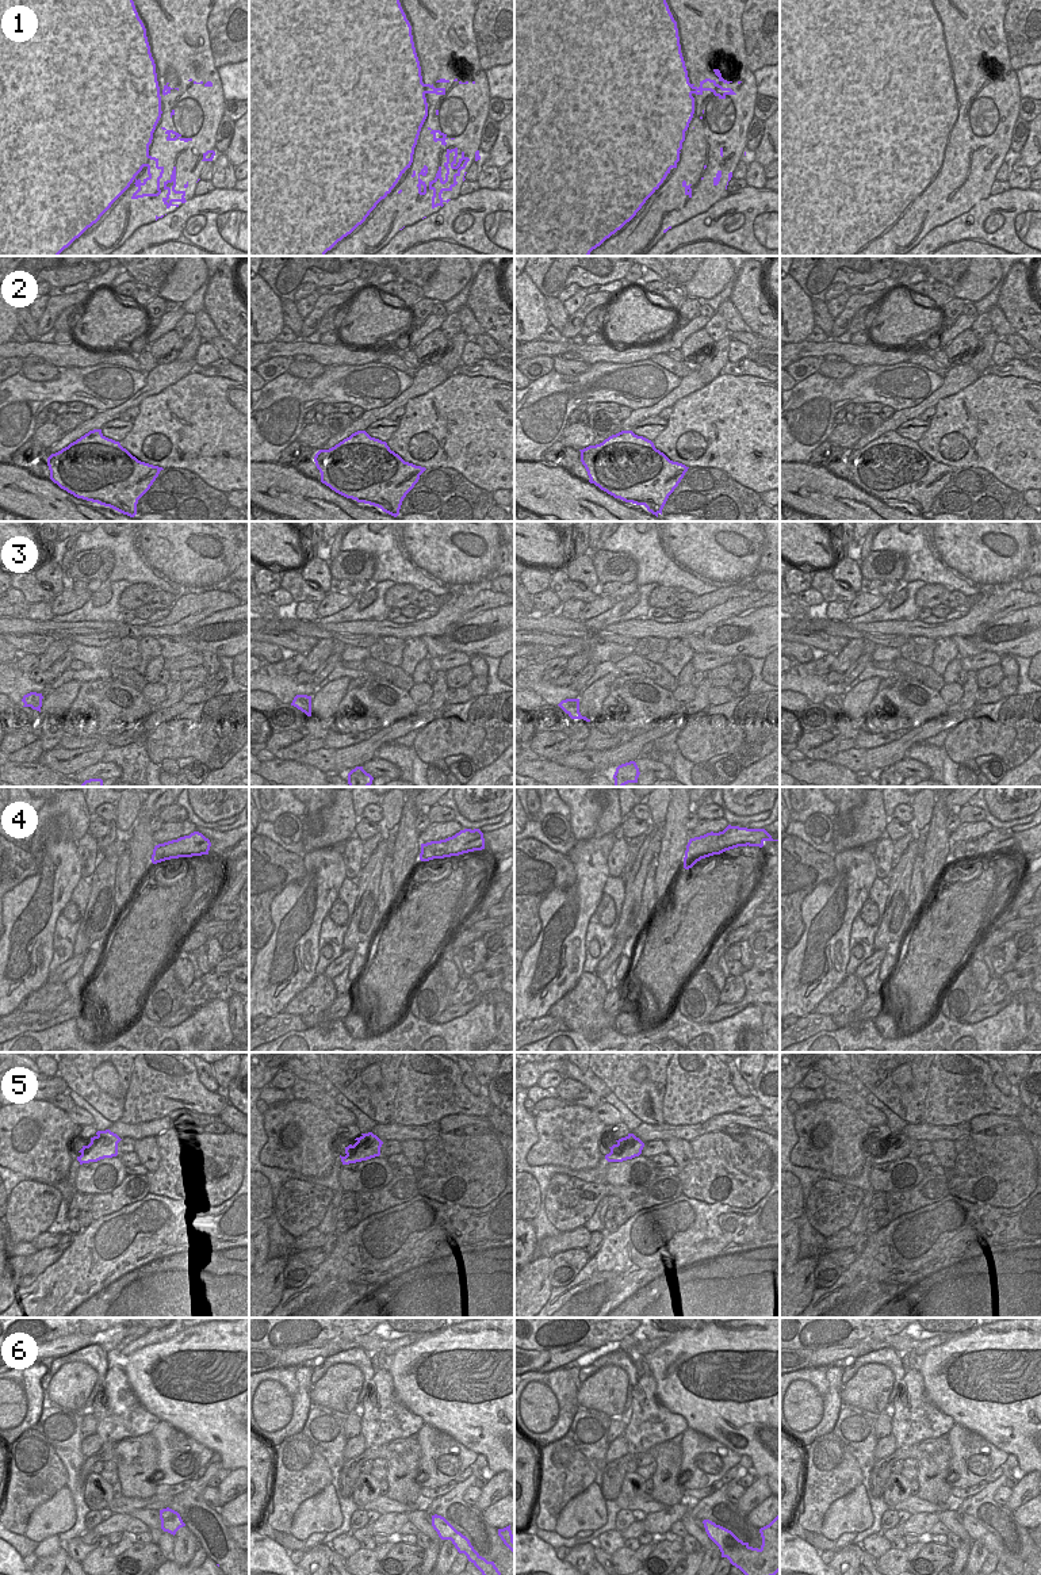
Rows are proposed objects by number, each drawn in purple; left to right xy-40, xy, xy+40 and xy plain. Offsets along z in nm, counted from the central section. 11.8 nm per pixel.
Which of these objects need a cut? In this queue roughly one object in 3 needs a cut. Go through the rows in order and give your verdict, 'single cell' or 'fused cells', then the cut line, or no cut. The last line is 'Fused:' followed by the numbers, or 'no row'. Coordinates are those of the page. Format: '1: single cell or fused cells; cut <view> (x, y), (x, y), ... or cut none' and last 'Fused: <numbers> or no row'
1: single cell; cut none
2: single cell; cut none
3: fused cells; cut xy (310, 702), (305, 702), (298, 708)
4: fused cells; cut xy+40 (738, 826), (723, 834), (719, 841), (720, 852)
5: single cell; cut none
6: single cell; cut none
Fused: 3, 4

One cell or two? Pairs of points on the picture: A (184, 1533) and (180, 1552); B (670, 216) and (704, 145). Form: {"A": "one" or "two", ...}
{"A": "one", "B": "one"}

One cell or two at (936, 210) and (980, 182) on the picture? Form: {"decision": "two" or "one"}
{"decision": "one"}

